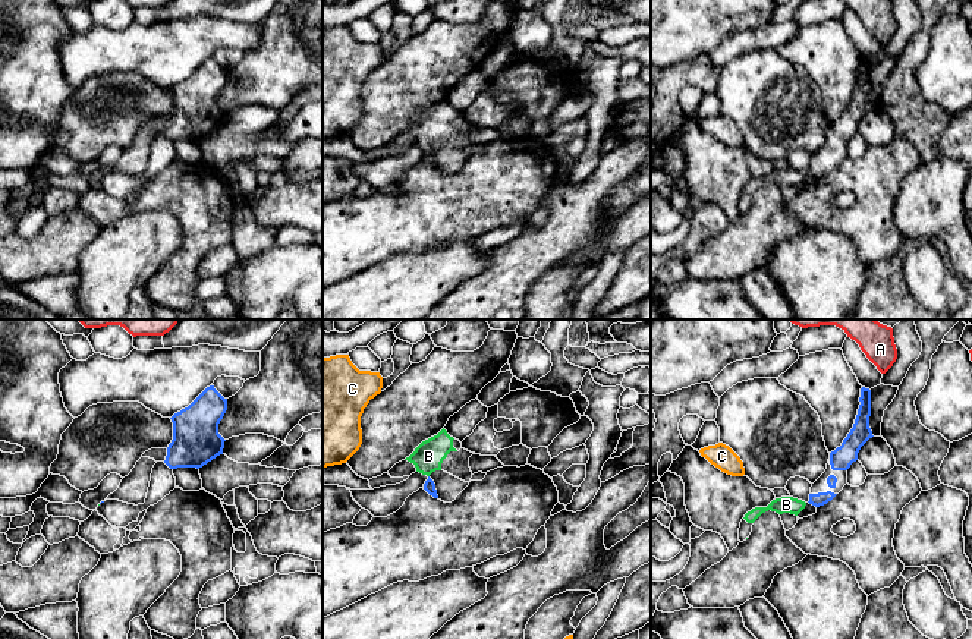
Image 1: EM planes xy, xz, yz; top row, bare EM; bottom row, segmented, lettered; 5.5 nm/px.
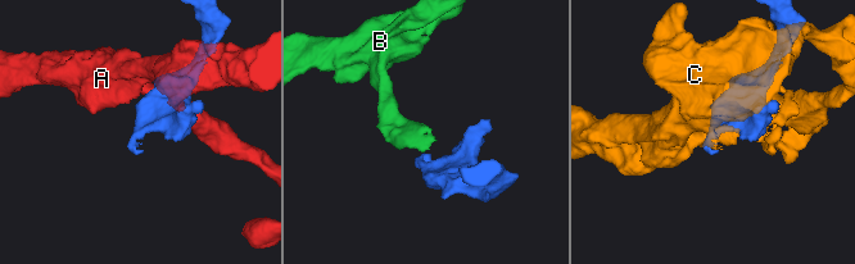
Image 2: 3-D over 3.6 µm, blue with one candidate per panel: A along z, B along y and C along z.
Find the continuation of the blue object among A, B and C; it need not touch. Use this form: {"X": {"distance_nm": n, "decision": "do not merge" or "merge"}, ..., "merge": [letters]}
{"A": {"distance_nm": 110, "decision": "do not merge"}, "B": {"distance_nm": 0, "decision": "merge"}, "C": {"distance_nm": 380, "decision": "do not merge"}, "merge": ["B"]}

